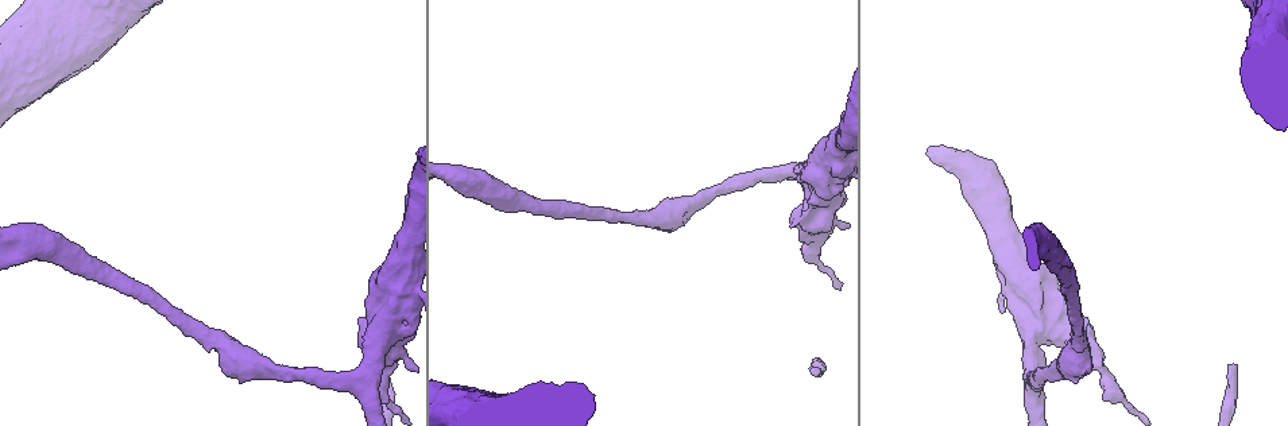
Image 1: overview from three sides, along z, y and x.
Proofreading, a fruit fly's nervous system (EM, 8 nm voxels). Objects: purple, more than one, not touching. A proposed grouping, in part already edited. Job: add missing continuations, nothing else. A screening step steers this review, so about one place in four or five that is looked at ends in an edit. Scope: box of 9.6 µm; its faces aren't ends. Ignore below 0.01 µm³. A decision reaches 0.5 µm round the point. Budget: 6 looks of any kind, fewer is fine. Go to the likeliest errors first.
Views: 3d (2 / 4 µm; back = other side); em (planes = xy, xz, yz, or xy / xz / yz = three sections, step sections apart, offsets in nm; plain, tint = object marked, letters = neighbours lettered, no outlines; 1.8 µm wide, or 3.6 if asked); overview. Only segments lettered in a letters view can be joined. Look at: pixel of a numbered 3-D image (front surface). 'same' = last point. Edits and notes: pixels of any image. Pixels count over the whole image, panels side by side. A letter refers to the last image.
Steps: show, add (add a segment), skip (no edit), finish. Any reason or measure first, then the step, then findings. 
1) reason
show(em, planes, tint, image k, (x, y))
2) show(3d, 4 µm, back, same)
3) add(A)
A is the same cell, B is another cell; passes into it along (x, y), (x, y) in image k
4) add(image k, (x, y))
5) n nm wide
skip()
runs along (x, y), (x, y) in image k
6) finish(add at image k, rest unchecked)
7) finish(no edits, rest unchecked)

show(3d, 4 µm, image 1, (1232, 366))

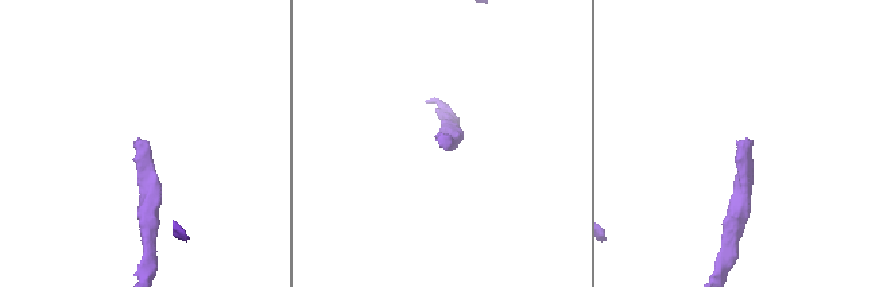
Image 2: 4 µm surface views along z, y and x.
show(em, planes, letters, image 2, (140, 140))

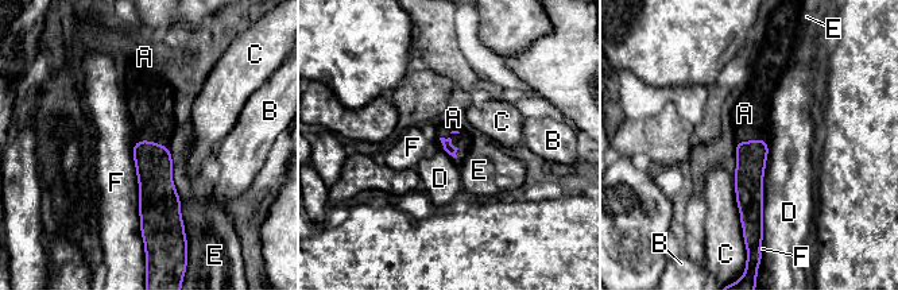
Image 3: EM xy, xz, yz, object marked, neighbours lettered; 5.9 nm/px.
add(A)
A is the same cell, B, C, D, E and F are other cells; passes into it along (751, 155), (735, 144), (744, 113) in image 3; the cell continues

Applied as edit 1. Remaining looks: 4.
redraw
show(overview)

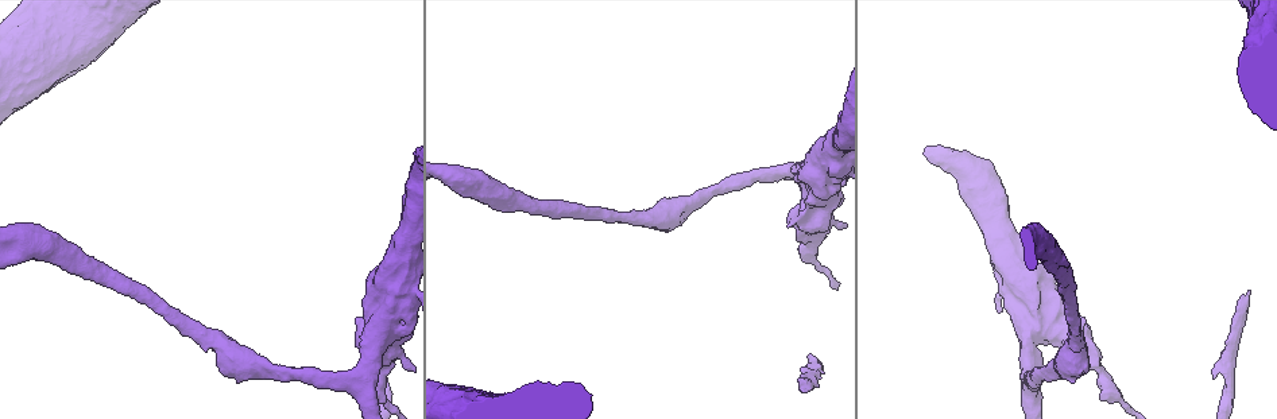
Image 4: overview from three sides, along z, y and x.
show(em, 3.6 µm, planes, letters, image 4, (805, 390))

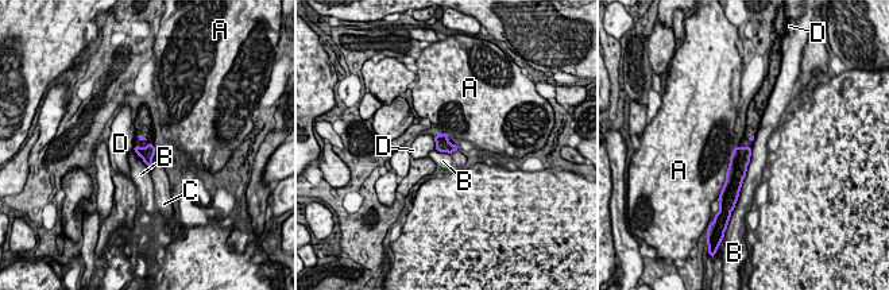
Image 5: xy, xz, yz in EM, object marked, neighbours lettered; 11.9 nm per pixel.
skip()
A, B, C and D are other cells; border along (753, 147), (738, 196) in image 5; none of them fits

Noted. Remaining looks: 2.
finish(add at image 3, rest unchecked)

